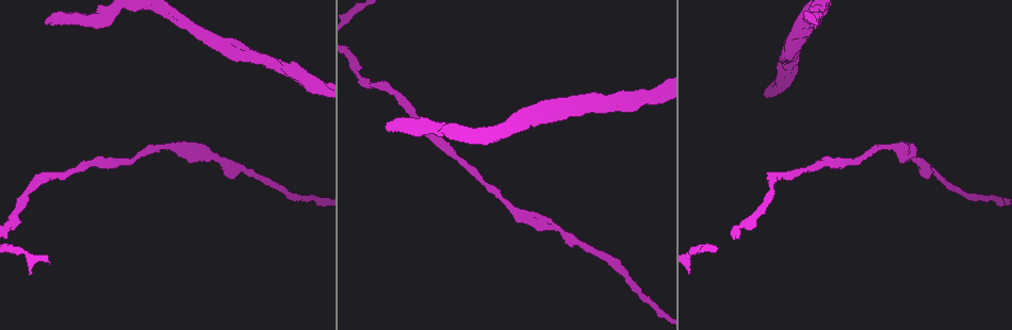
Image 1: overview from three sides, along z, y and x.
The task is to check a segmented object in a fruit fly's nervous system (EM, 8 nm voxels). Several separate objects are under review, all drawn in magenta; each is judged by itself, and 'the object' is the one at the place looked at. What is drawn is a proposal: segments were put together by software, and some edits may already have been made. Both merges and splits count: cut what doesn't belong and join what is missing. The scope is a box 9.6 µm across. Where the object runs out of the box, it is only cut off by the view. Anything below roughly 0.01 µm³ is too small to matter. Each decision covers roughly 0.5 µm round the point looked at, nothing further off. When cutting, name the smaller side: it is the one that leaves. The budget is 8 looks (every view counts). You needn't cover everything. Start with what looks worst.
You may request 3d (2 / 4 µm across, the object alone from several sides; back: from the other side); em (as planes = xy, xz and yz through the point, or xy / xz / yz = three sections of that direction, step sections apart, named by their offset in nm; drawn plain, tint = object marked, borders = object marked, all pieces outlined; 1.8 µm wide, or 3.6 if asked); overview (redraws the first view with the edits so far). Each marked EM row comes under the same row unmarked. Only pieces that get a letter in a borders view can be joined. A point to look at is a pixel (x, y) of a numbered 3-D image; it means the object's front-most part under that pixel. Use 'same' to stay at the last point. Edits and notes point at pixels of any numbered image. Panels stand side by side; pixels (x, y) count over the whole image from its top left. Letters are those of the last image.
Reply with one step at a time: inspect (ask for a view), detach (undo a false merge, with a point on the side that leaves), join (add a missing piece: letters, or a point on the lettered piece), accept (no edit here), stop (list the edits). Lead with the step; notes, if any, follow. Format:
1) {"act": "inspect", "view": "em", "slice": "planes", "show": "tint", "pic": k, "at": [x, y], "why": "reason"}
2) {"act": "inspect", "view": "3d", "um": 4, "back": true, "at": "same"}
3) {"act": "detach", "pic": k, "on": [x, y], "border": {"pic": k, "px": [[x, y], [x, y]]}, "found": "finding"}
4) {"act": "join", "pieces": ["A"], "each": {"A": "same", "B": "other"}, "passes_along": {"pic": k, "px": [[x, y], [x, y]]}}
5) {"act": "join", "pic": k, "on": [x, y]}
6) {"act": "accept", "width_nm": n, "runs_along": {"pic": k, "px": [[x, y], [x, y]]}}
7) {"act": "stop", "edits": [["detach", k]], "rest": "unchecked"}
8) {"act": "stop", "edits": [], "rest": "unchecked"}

{"act": "inspect", "view": "em", "slice": "planes", "show": "borders", "pic": 1, "at": [45, 23], "why": "an open end"}

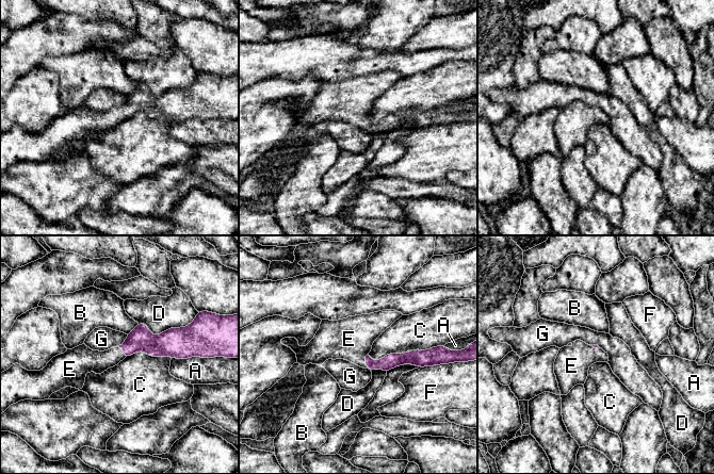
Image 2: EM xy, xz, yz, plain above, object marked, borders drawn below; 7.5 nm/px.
{"act": "join", "pieces": ["E"], "each": {"A": "other", "B": "other", "C": "other", "D": "other", "E": "same", "F": "other", "G": "other"}, "found": "the cell continues"}

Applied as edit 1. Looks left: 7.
{"act": "inspect", "view": "overview", "why": "see it whole again"}

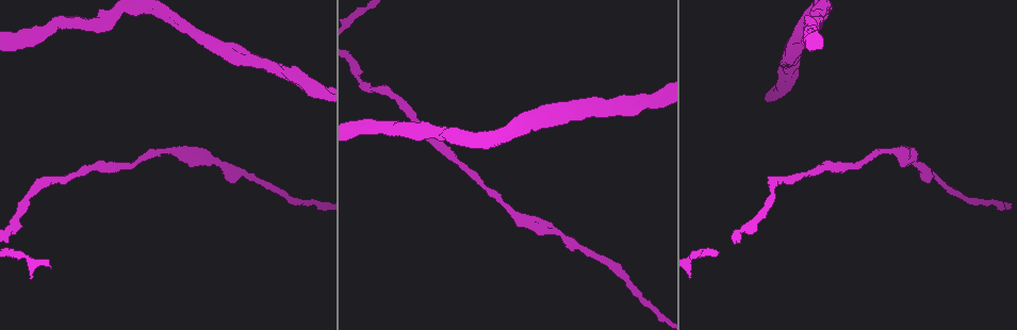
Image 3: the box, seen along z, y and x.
{"act": "inspect", "view": "em", "slice": "planes", "show": "tint", "pic": 3, "at": [916, 163], "why": "a narrow waist"}

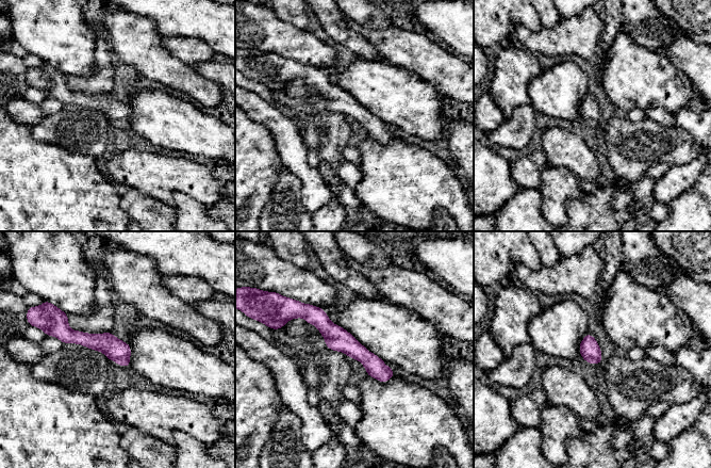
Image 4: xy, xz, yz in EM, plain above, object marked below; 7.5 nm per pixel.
{"act": "inspect", "view": "em", "slice": "planes", "show": "borders", "at": "same", "why": "what lies round it"}

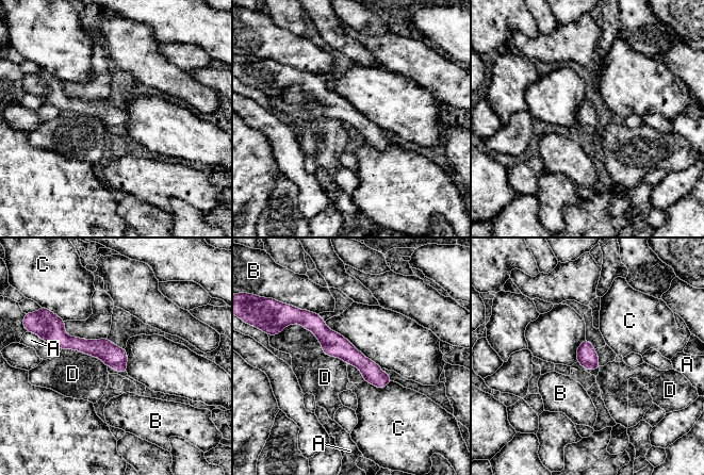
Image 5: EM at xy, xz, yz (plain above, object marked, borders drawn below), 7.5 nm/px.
{"act": "accept", "each": {"A": "other", "B": "other", "C": "other", "D": "other"}, "runs_along": {"pic": 5, "px": [[303, 316], [379, 379], [388, 379]]}, "found": "all the same cell"}

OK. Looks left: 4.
{"act": "inspect", "view": "em", "um": 3.6, "slice": "planes", "show": "borders", "pic": 3, "at": [774, 198], "why": "thin neck"}

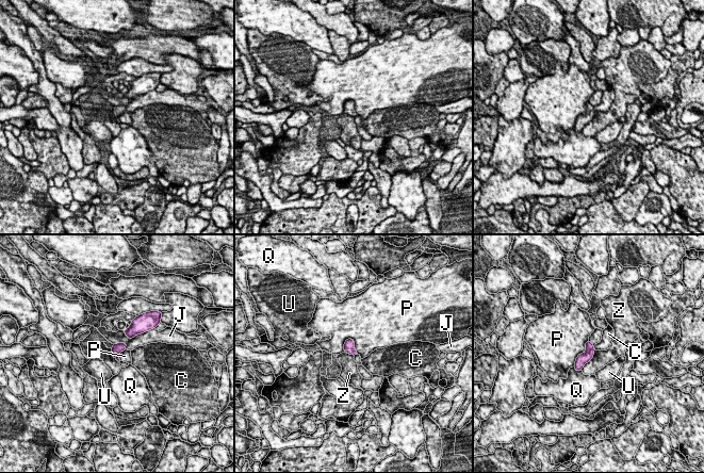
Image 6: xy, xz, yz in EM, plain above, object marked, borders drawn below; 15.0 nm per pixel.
{"act": "accept", "each": {"C": "other", "J": "other", "P": "other", "Q": "other", "U": "other", "Z": "other"}, "border": {"pic": 6, "px": [[595, 351], [594, 355], [580, 370]]}, "found": "one cell here"}

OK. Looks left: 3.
{"act": "stop", "edits": [["join", 2]], "rest": "unchecked"}

